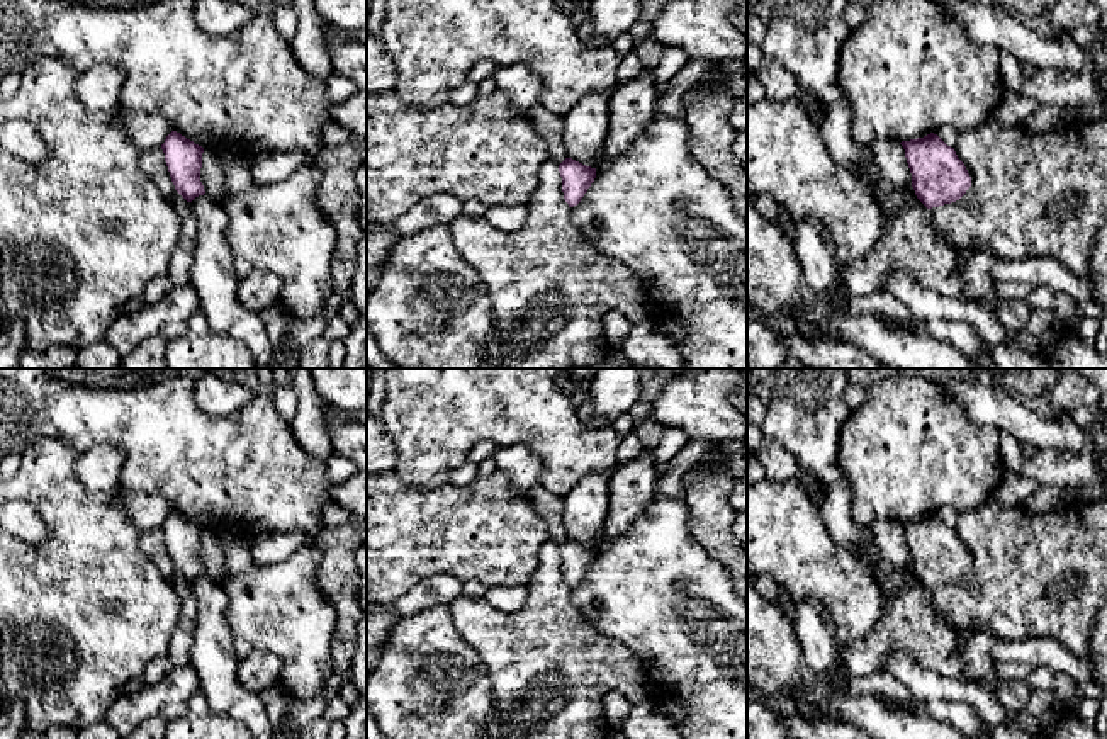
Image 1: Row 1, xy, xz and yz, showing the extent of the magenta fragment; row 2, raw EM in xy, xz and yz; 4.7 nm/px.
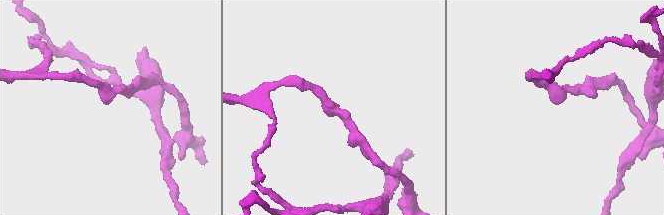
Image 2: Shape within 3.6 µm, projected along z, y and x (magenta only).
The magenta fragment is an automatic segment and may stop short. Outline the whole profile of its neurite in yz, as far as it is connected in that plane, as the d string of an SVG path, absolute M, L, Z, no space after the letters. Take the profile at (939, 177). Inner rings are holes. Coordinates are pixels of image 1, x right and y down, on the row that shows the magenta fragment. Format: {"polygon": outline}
{"polygon": "M937 134L902 141L917 199L927 207L959 200L971 187L971 177L954 148Z"}

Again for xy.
{"polygon": "M171 131L161 144L165 161L175 185L175 190L192 202L195 197L204 195L200 182L202 153L204 148L187 139L177 131Z"}

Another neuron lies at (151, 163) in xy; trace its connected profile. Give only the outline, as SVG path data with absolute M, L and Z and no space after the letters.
M153 148L153 149L143 151L139 158L139 170L143 177L153 182L160 189L160 192L171 202L175 185L171 182L171 177L165 161L163 149Z

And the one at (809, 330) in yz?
M791 311L788 318L796 324L798 331L805 335L806 338L823 338L827 336L825 331L815 328L812 323L808 323L798 311Z

